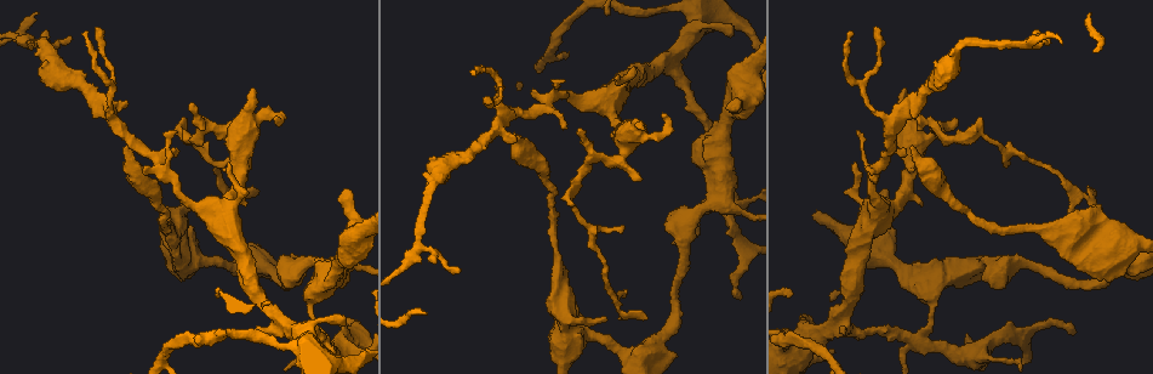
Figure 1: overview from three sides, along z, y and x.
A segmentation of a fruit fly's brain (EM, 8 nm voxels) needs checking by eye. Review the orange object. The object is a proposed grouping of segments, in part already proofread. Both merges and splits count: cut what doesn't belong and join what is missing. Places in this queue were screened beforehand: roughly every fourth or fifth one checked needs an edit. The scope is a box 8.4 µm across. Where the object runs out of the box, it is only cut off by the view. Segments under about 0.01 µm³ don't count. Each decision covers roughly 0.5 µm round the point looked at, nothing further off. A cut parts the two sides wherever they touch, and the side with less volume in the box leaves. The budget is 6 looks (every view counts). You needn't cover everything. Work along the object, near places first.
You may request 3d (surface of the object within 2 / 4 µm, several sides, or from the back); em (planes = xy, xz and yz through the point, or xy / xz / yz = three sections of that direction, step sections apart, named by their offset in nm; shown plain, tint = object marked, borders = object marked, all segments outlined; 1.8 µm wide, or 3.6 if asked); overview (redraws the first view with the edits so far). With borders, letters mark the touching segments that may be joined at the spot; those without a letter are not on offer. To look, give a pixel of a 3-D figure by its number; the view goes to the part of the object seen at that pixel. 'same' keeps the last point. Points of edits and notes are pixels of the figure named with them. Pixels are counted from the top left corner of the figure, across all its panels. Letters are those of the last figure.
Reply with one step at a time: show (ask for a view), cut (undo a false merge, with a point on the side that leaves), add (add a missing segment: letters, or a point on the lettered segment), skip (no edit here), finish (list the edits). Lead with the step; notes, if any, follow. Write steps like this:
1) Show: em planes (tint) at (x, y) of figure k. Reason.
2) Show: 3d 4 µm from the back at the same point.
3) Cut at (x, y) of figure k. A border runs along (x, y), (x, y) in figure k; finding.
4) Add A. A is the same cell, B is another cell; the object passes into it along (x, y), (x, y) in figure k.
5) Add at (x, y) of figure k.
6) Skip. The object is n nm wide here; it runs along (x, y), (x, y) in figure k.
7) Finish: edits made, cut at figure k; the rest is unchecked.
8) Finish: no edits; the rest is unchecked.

Show: 3d 4 µm at (190, 103) of figure 1.

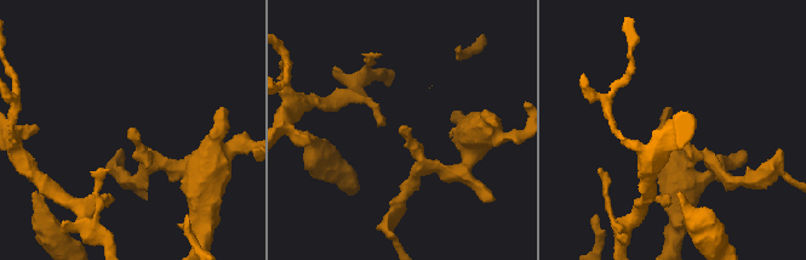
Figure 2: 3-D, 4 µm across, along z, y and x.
Show: em planes (borders) at (403, 126) of figure 2. Now the EM.

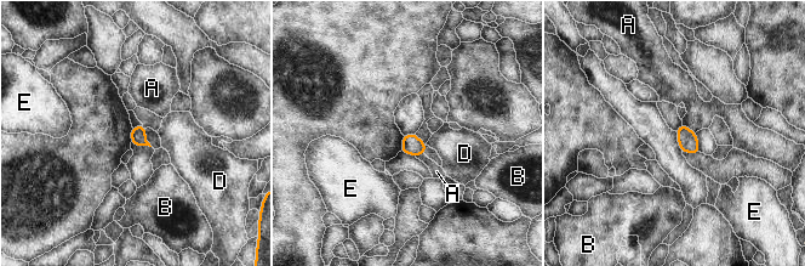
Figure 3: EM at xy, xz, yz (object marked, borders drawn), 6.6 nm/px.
Skip. The longest contact is with A, 110 nm; A, B, D and E are other cells; a border runs along (683, 123), (695, 132) in figure 3; none of them fits.

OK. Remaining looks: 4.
Show: em planes (borders) at (178, 209) of figure 1. Calibre changes.

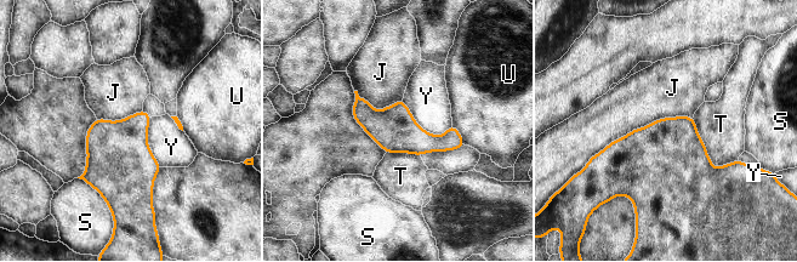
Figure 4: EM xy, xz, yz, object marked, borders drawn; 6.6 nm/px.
Skip. The object is 300 nm wide here; the longest contact is with J, 700 nm; J, S, T, U and Y are other cells; all the same cell.

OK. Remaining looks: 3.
Show: em xy step 16 (tint) at (1024, 46) of figure 1. A fork.

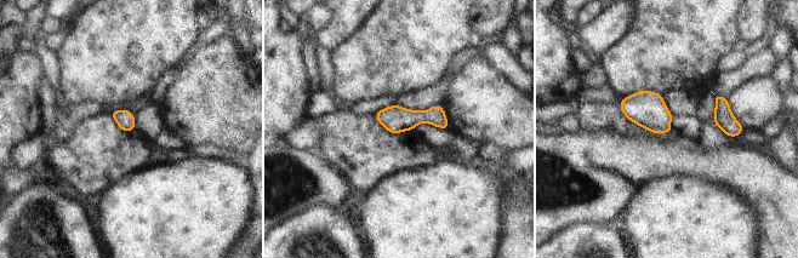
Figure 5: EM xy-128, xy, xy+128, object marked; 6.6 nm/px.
Show: em planes (borders) at the same point.

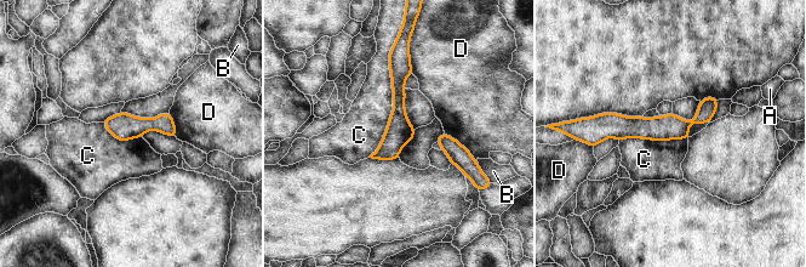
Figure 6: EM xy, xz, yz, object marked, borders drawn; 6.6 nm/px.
Skip. A, B, C and D are other cells; it runs along (714, 101), (678, 128), (598, 129) in figure 6; continuous, no second cell.

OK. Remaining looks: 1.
Finish: no edits; the rest is unchecked.

